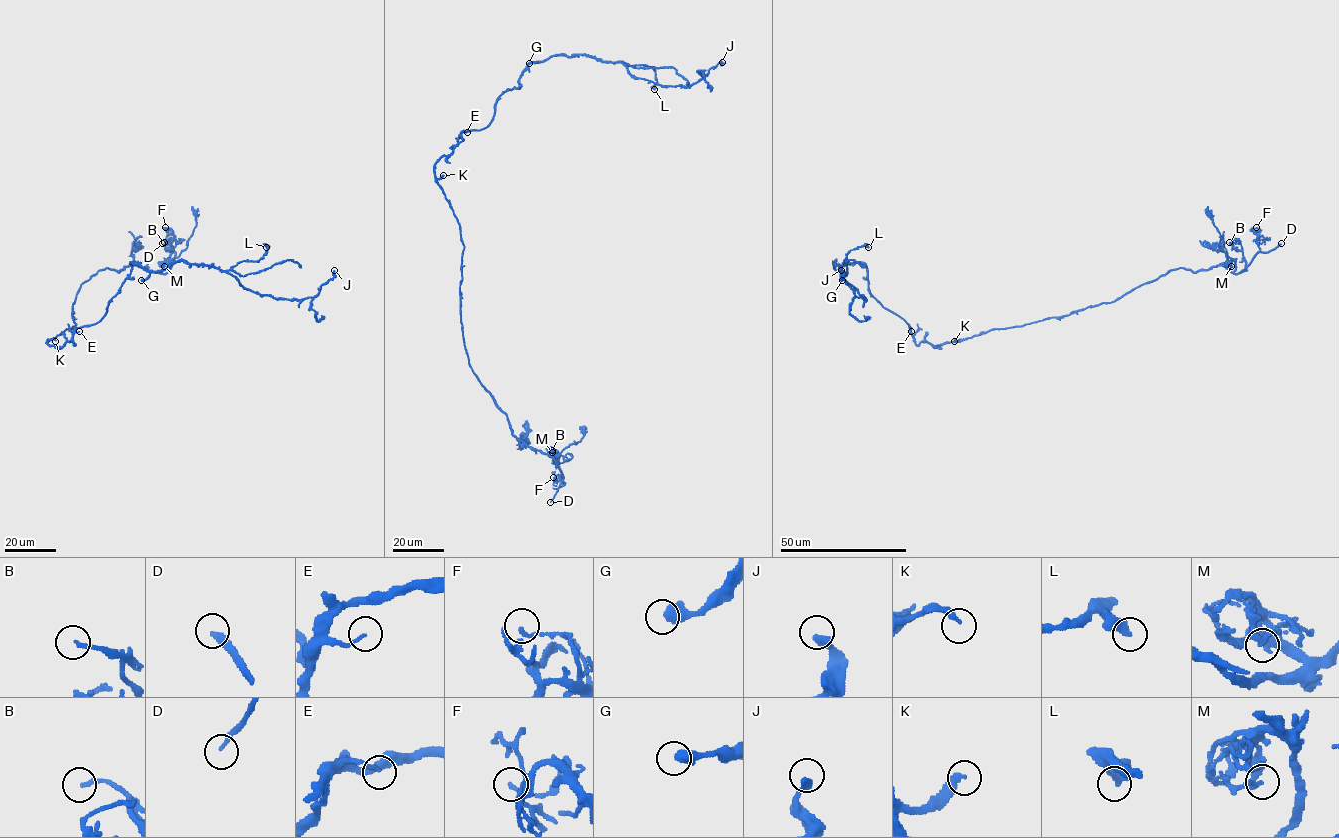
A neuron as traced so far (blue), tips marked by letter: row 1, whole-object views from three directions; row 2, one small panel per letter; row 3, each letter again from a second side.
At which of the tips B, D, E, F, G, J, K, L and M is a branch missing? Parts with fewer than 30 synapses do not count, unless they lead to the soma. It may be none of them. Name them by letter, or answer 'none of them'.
D

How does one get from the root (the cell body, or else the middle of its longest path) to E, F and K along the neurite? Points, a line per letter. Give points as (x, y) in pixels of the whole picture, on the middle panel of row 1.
E: (436, 164), (463, 140), (461, 133), (467, 132)
F: (436, 164), (436, 182), (464, 246), (460, 316), (469, 364), (511, 433), (560, 468), (563, 479), (553, 477)
K: (436, 164), (435, 176), (440, 178), (443, 175)

